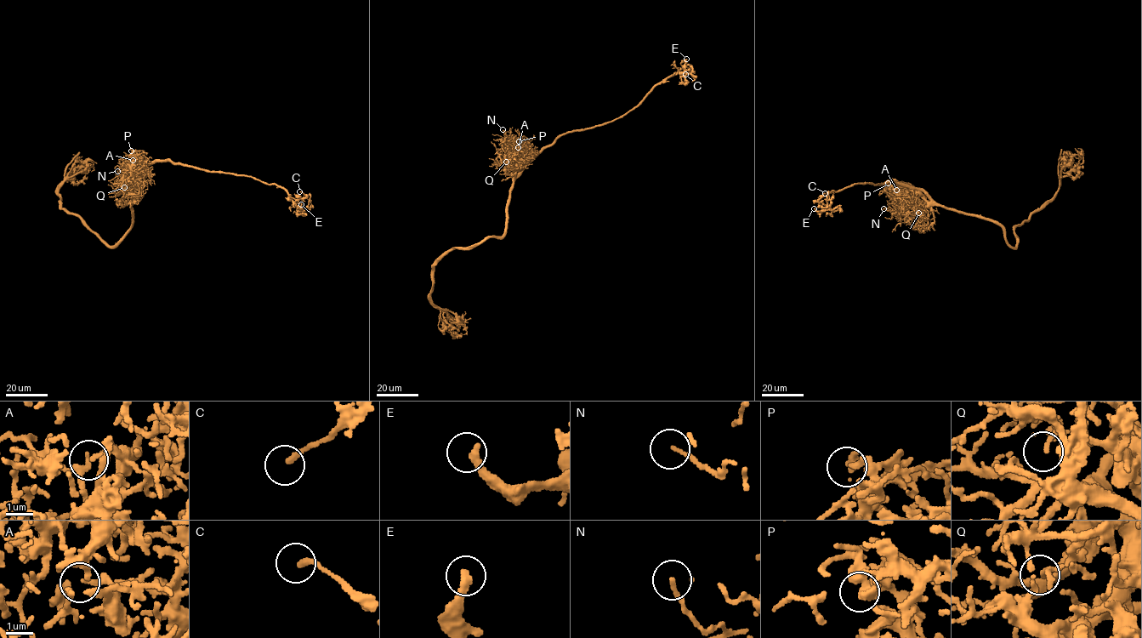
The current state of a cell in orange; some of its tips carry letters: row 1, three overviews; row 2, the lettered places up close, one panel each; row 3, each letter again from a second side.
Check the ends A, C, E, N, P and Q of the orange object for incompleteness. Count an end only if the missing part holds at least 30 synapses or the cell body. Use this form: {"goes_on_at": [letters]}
{"goes_on_at": []}

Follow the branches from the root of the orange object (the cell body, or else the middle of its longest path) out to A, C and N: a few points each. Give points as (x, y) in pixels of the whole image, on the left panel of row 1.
A: (133, 190), (128, 173), (135, 161), (133, 160)
C: (133, 190), (138, 170), (167, 160), (275, 184), (294, 202), (306, 197), (299, 191)
N: (133, 190), (131, 181), (122, 179), (122, 175), (117, 171)

